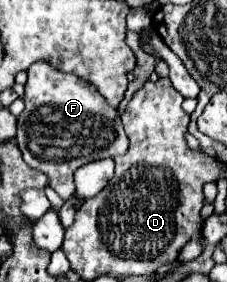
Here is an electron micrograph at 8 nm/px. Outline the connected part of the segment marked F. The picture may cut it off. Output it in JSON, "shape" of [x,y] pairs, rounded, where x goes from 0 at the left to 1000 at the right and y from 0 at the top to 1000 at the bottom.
{"shape":[[[159,216],[123,245],[123,287],[106,301],[115,387],[79,415],[79,521],[106,543],[106,571],[150,599],[220,628],[220,663],[291,713],[326,691],[326,606],[396,571],[537,550],[537,507],[555,514],[555,472],[537,457],[529,408],[502,379],[467,372],[467,351],[352,273],[273,259],[203,216]]]}

